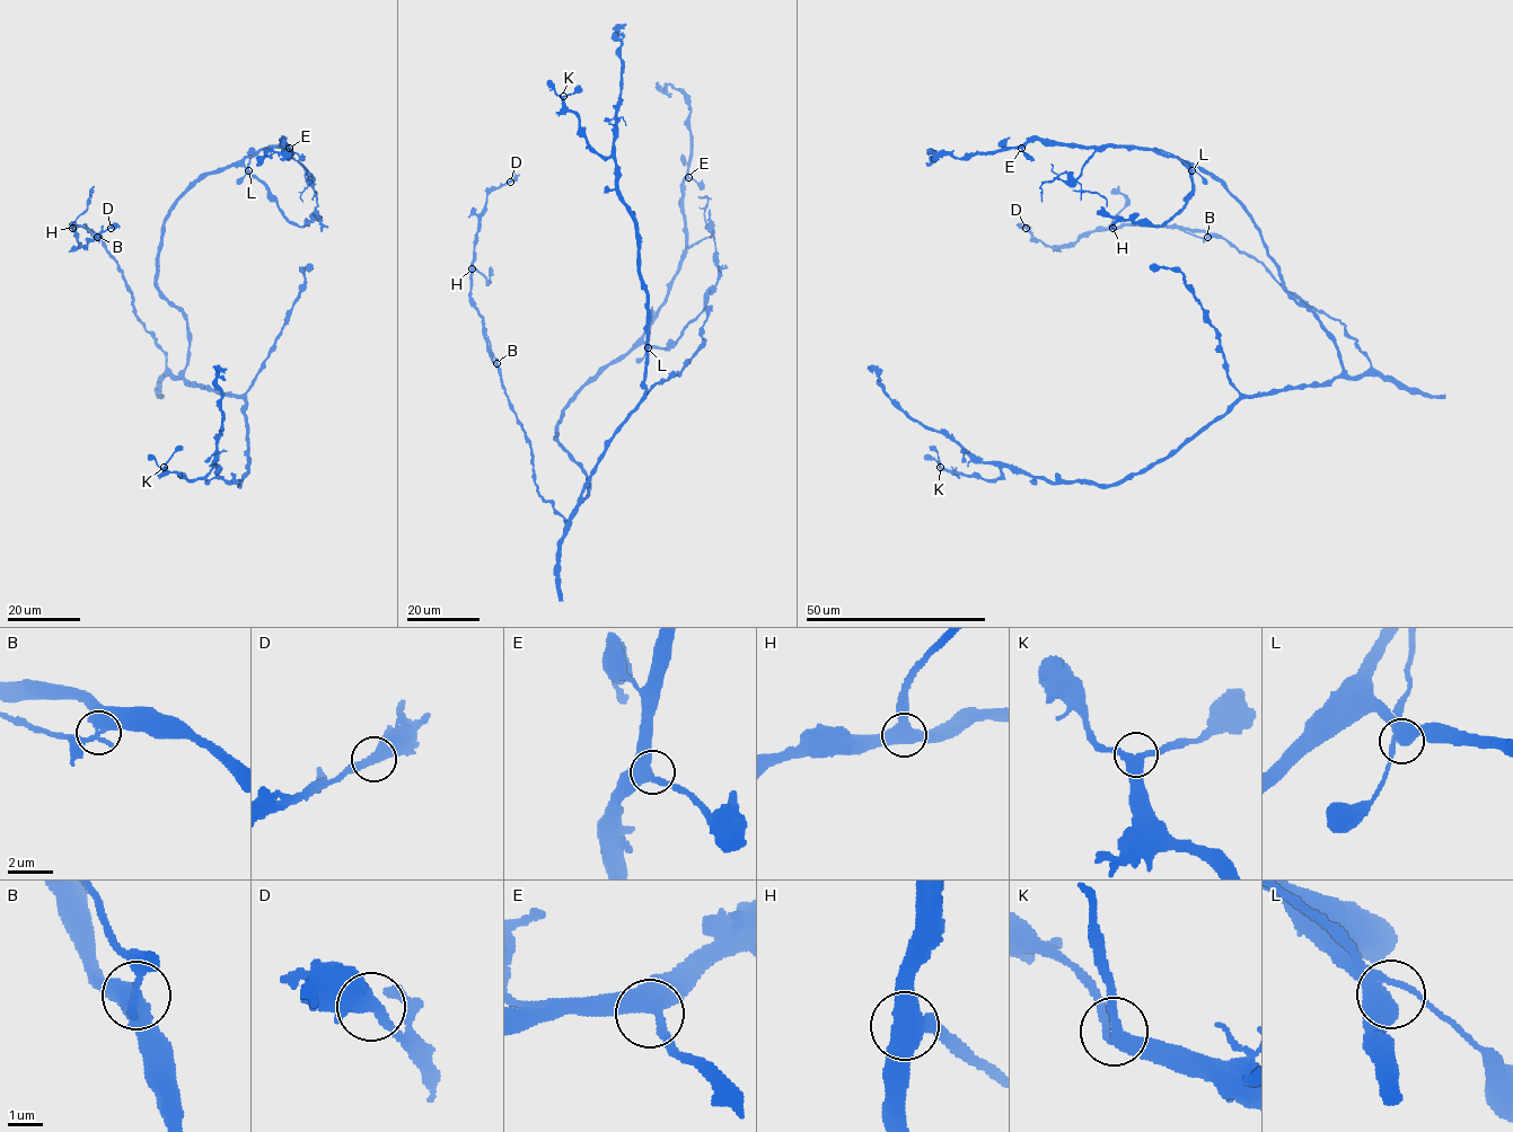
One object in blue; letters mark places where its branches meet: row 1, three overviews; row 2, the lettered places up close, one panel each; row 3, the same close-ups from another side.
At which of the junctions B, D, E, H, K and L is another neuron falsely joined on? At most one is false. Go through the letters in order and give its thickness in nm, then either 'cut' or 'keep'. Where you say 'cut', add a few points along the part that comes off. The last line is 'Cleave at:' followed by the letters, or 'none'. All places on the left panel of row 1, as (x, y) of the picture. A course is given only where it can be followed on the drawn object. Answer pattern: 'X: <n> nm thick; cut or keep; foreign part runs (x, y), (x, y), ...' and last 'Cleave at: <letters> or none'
B: 400 nm thick; cut
D: 420 nm thick; keep
E: 400 nm thick; keep
H: 500 nm thick; keep
K: 360 nm thick; keep
L: 420 nm thick; keep
Cleave at: B

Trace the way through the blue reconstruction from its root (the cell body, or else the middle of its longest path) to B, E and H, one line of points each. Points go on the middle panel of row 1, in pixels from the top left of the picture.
B: (588, 493), (566, 527), (566, 521), (538, 494), (530, 442), (508, 399), (496, 363)
E: (588, 493), (587, 474), (556, 439), (556, 426), (663, 301), (685, 248), (688, 177)
H: (588, 493), (566, 527), (538, 494), (530, 442), (508, 399), (489, 347), (484, 317), (471, 297), (472, 268)

